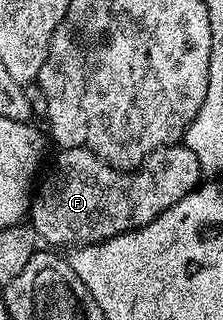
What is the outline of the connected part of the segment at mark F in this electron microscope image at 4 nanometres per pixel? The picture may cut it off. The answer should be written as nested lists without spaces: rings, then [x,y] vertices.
[[[185,143],[166,145],[163,149],[157,149],[145,164],[133,171],[113,169],[106,162],[99,161],[97,155],[87,149],[63,149],[57,155],[59,157],[54,170],[41,178],[33,195],[28,221],[39,242],[47,241],[50,244],[47,246],[57,247],[59,250],[99,245],[116,236],[133,233],[135,229],[143,229],[164,211],[180,203],[180,199],[184,199],[204,181],[200,163]]]

